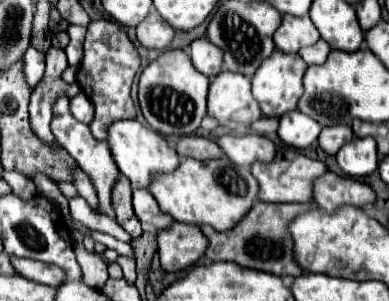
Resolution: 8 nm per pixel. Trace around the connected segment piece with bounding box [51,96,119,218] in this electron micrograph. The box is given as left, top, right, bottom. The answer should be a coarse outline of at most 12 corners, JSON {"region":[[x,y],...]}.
{"region":[[69,98],[53,106],[55,140],[89,174],[99,210],[115,218],[111,188],[119,176],[107,142],[75,120]]}

